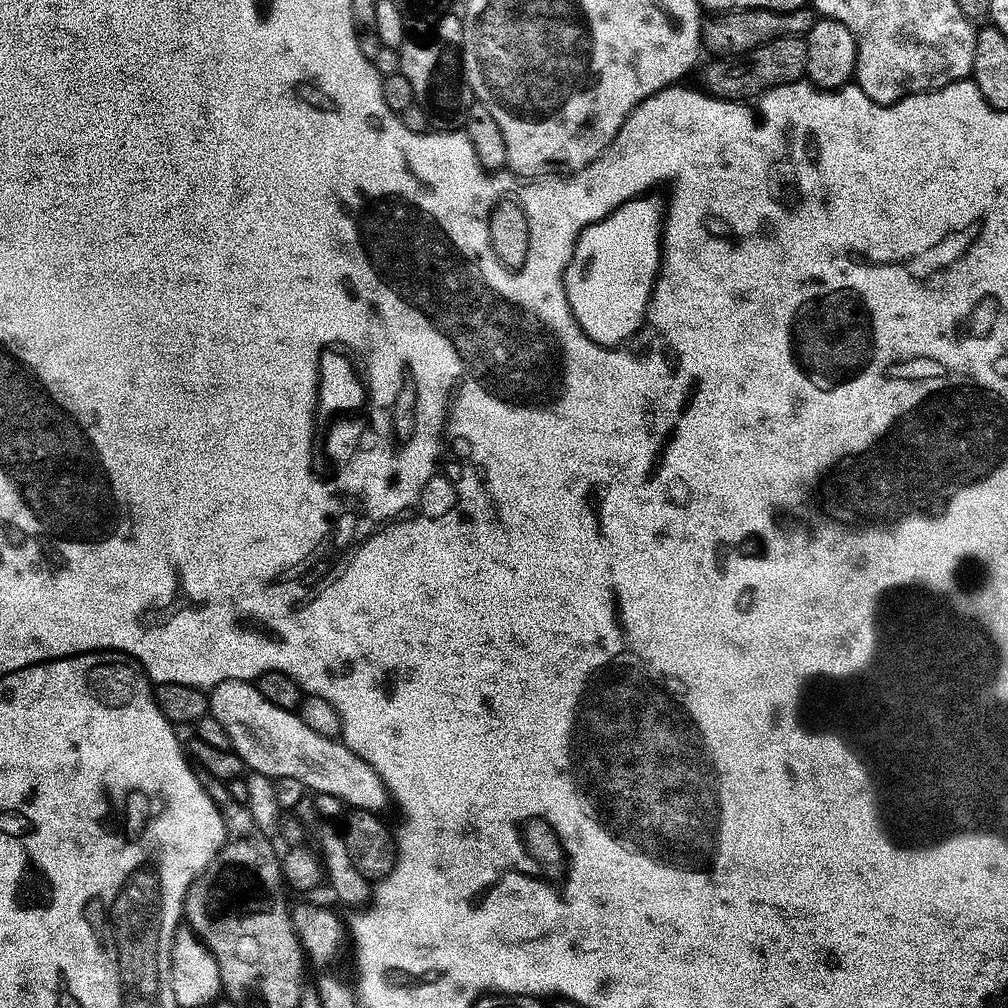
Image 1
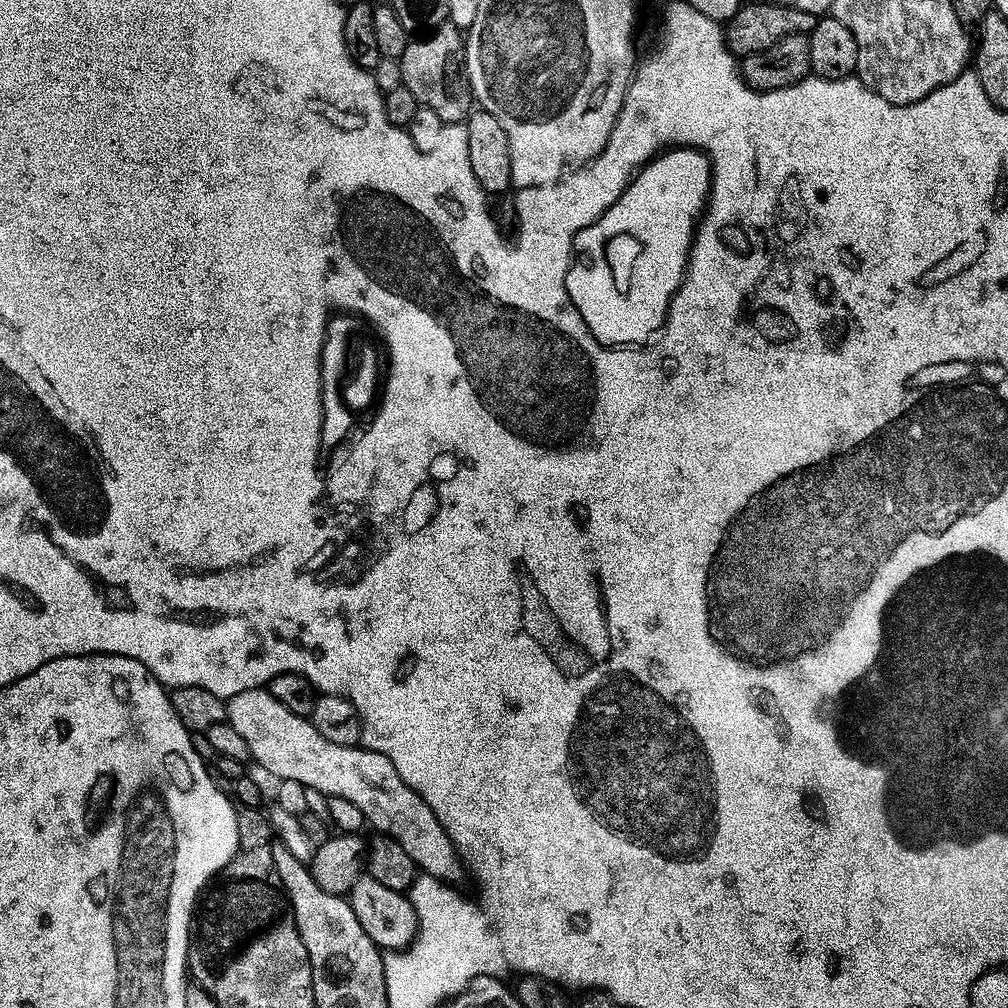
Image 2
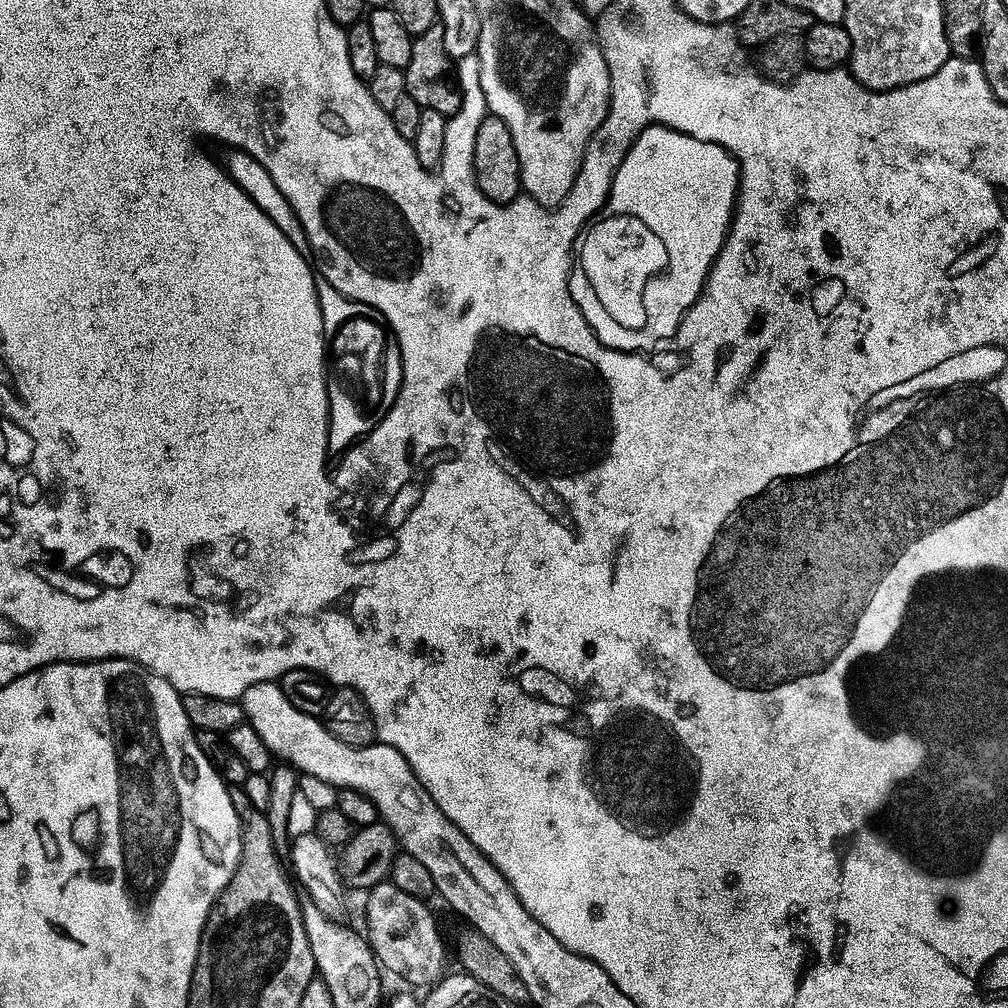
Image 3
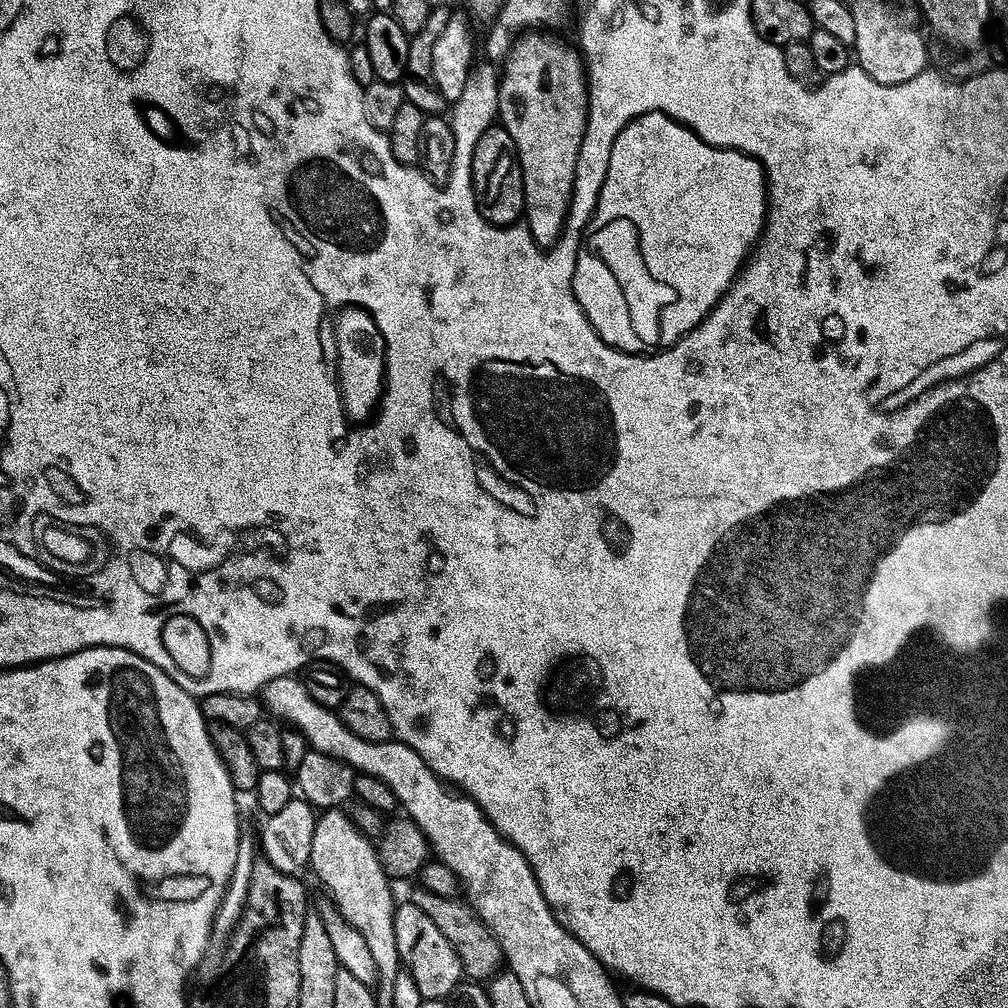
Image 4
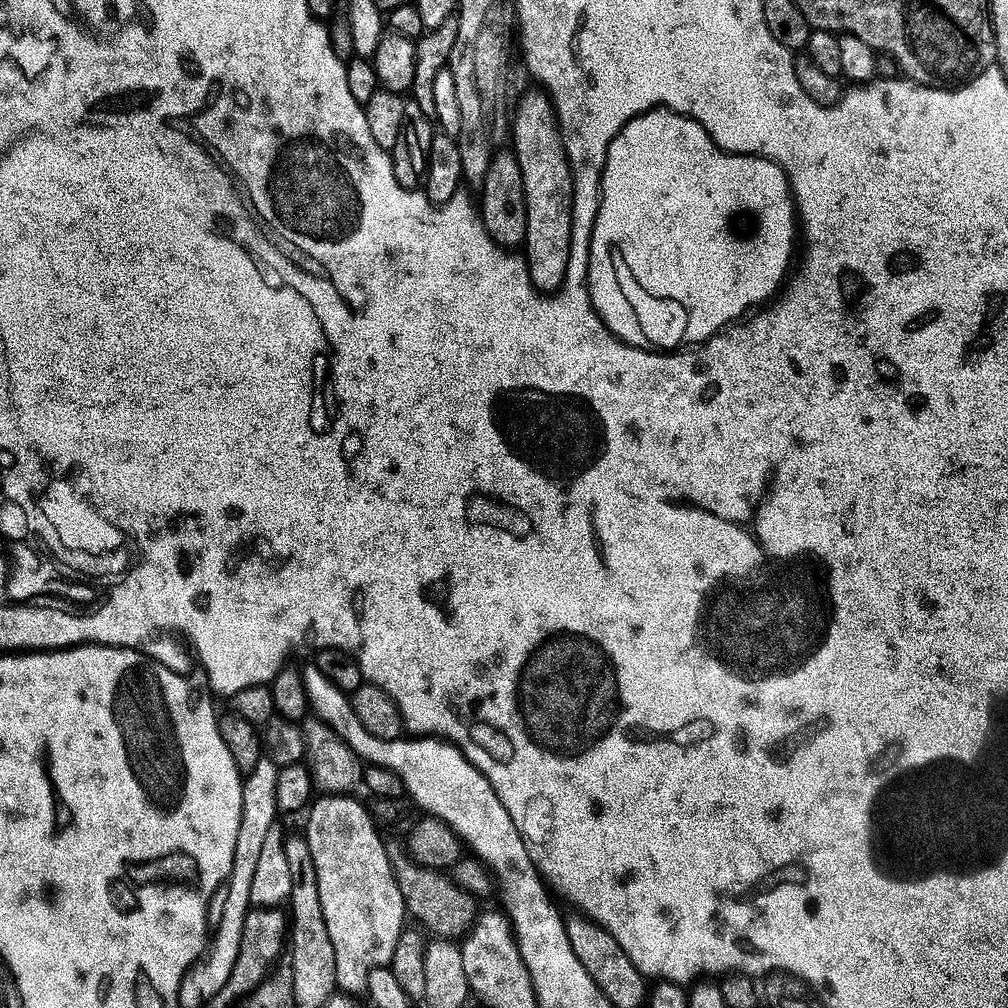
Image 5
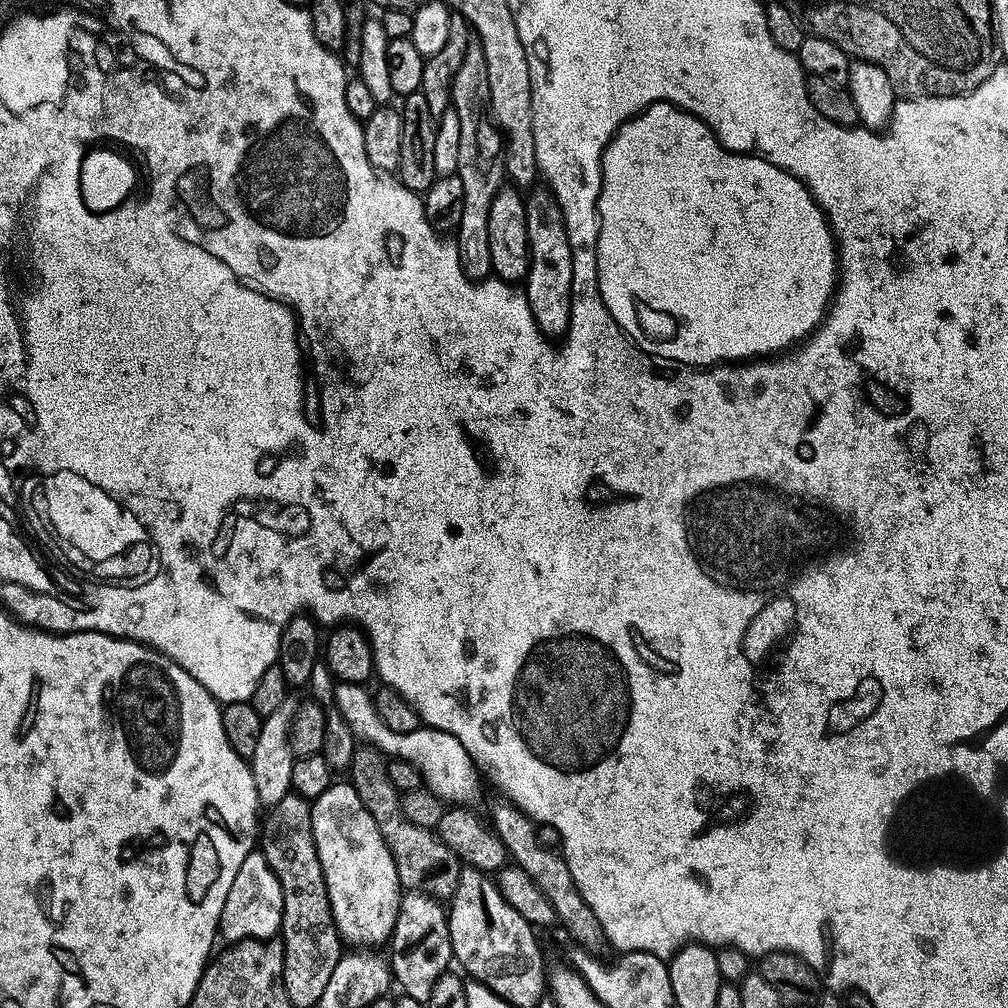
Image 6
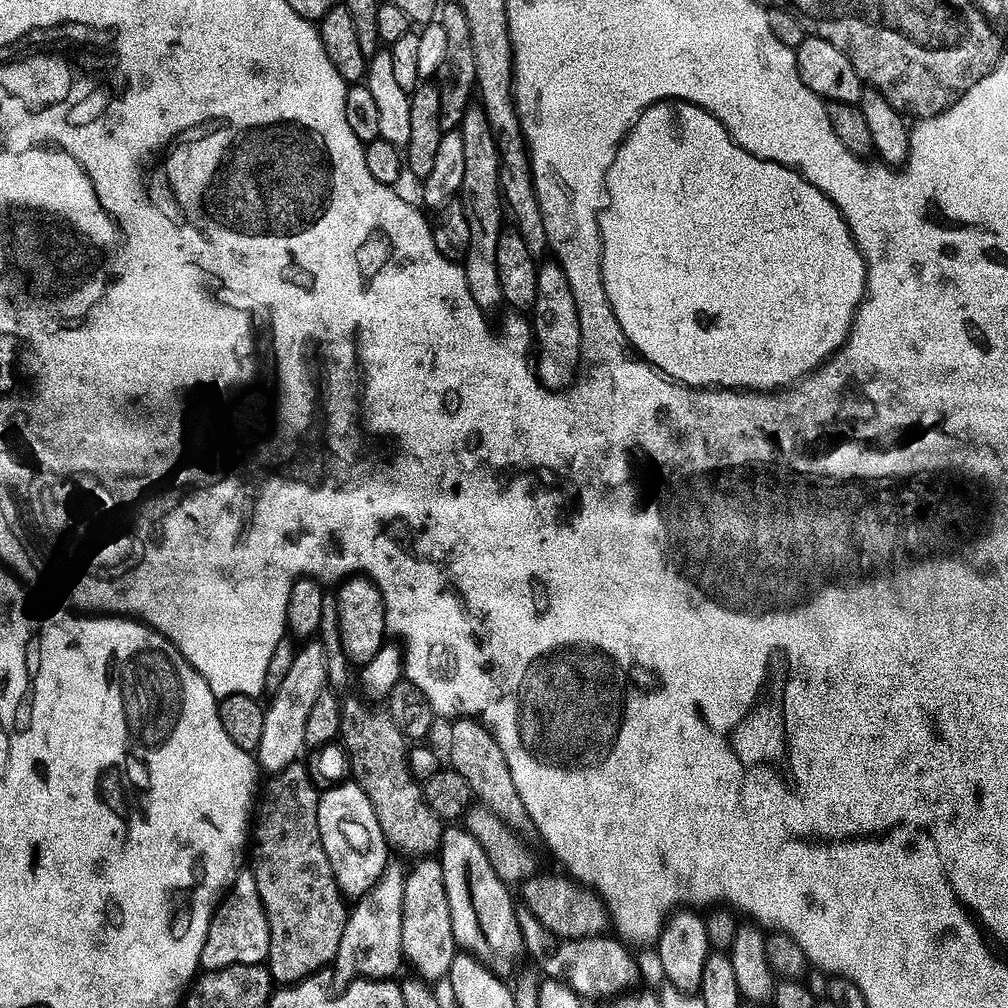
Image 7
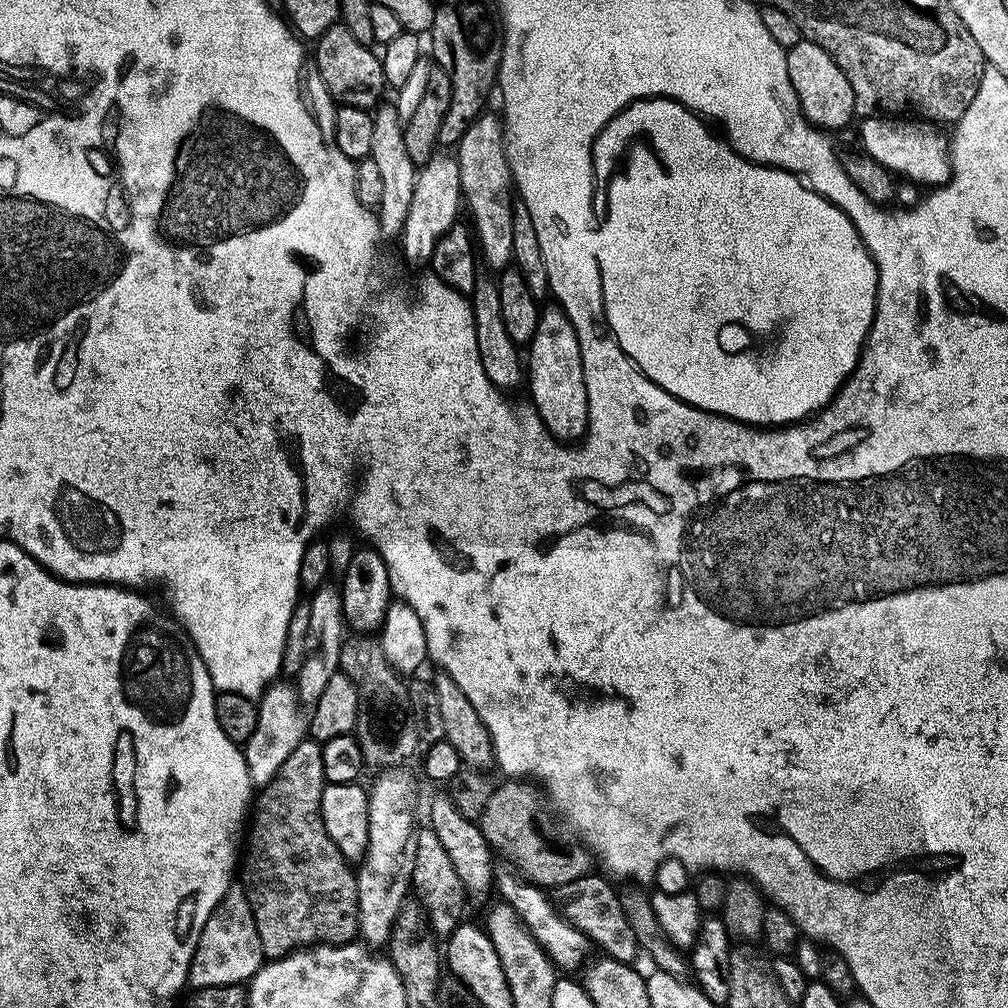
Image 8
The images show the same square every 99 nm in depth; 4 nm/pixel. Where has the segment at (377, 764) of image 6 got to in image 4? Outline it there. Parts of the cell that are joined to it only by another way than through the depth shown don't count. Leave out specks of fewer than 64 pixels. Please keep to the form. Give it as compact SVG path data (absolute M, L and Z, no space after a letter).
M417 890L410 896L411 903L422 910L422 914L429 916L442 930L442 935L446 937L446 942L454 946L458 958L464 967L465 977L472 982L486 982L497 975L505 967L506 961L504 951L500 949L500 944L492 937L491 930L484 925L480 915L472 909L472 905L457 897L438 897L425 890Z

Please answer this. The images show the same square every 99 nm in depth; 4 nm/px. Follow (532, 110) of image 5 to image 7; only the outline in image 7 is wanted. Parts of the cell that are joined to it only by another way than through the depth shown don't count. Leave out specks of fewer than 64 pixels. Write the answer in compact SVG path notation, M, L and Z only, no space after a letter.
M551 262L539 269L538 294L536 307L530 323L534 333L535 343L540 348L538 356L538 375L544 387L552 392L563 392L572 387L580 366L580 347L582 346L582 326L578 318L578 306L574 302L574 290L570 290L570 282L560 265Z

